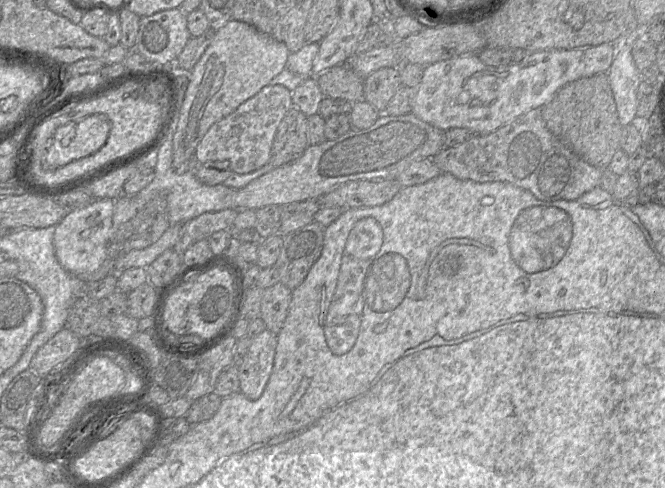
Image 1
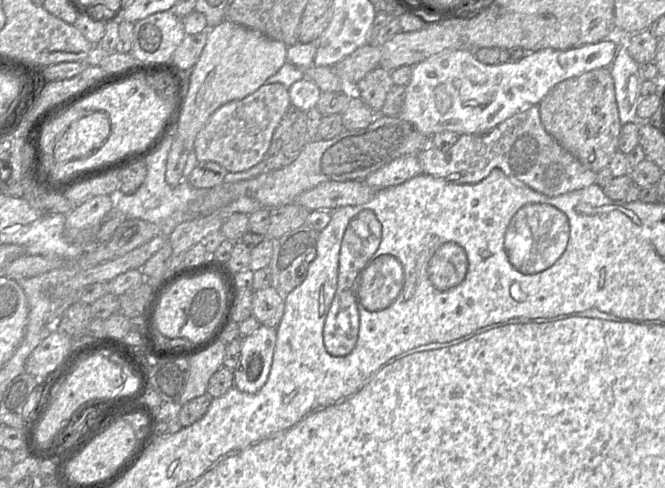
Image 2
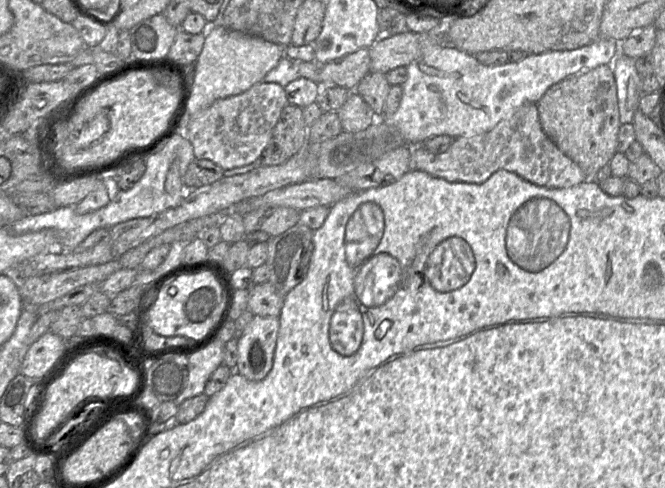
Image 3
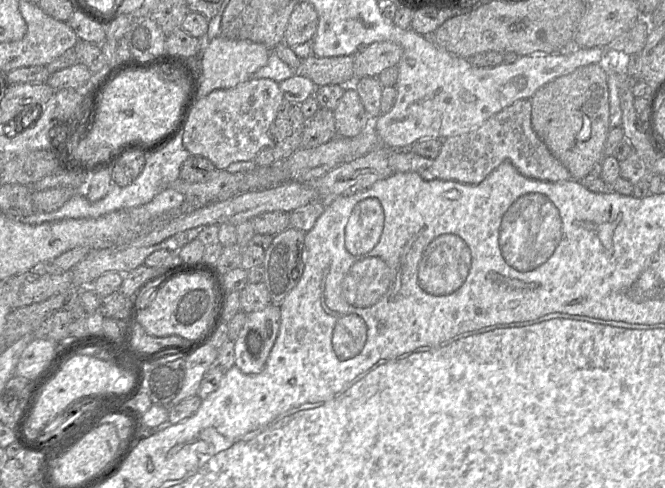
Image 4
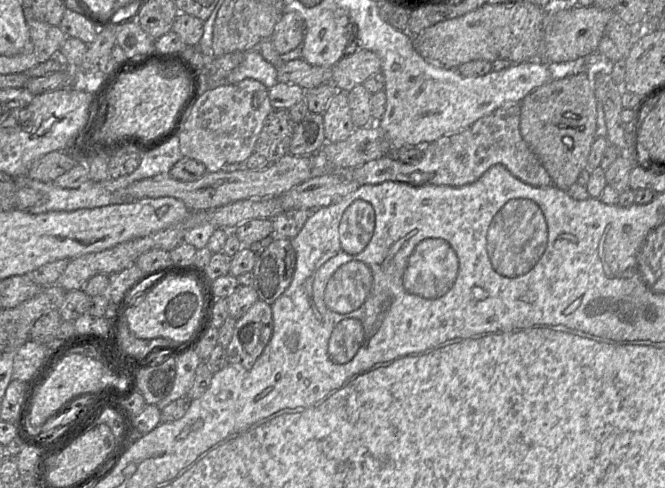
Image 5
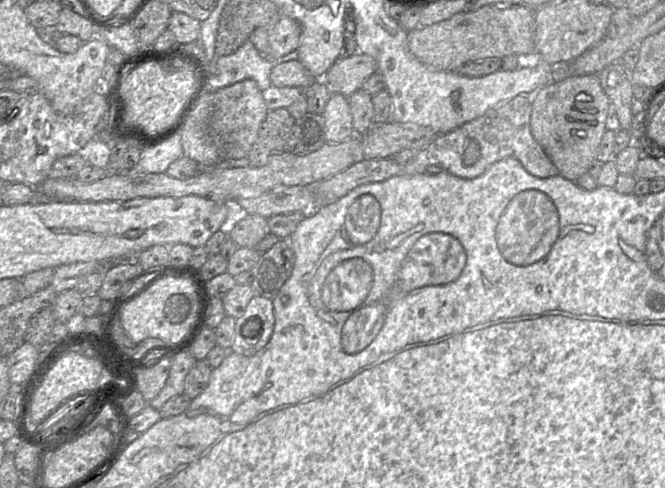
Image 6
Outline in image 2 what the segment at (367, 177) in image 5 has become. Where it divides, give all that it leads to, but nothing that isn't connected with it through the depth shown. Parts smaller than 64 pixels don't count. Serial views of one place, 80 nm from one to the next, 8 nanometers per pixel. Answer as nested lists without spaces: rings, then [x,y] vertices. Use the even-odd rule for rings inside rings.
[[[538,105],[526,106],[486,134],[462,134],[447,151],[427,146],[417,155],[422,171],[458,184],[478,183],[494,169],[549,197],[596,183],[596,173],[563,148],[544,128]]]

